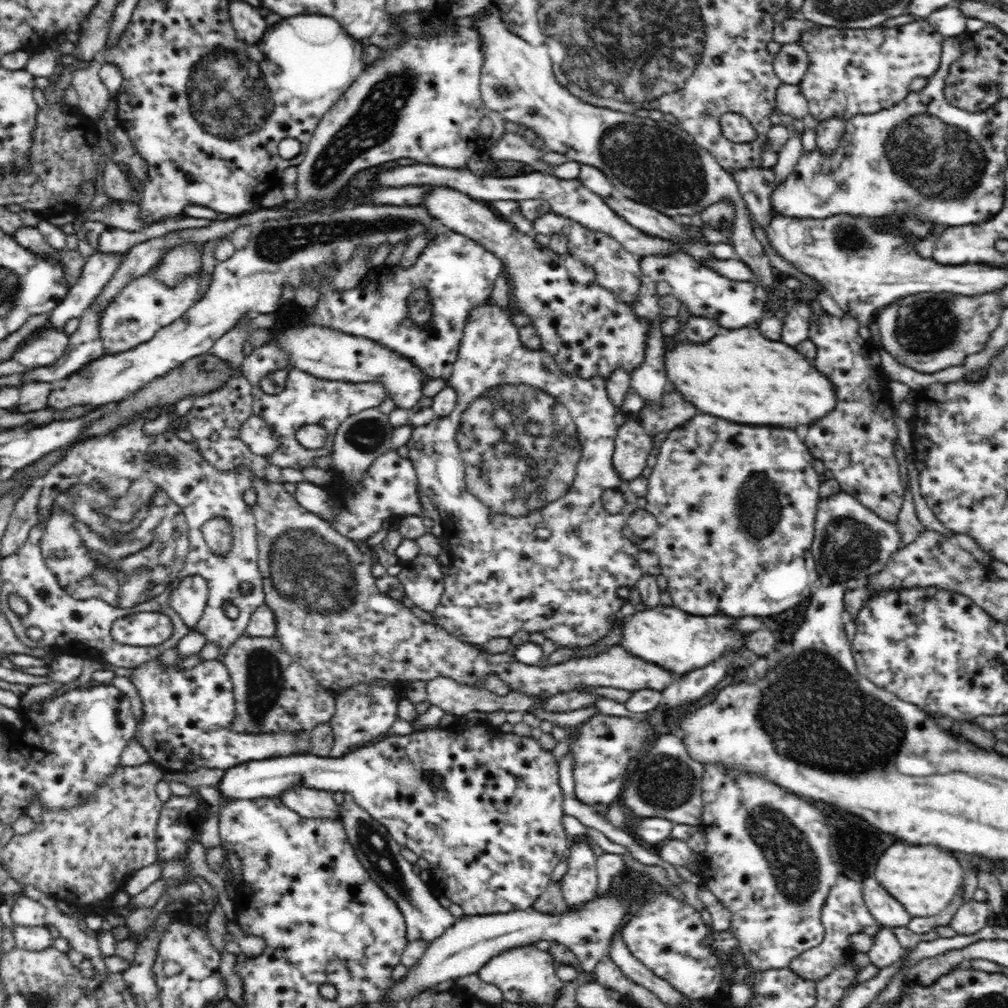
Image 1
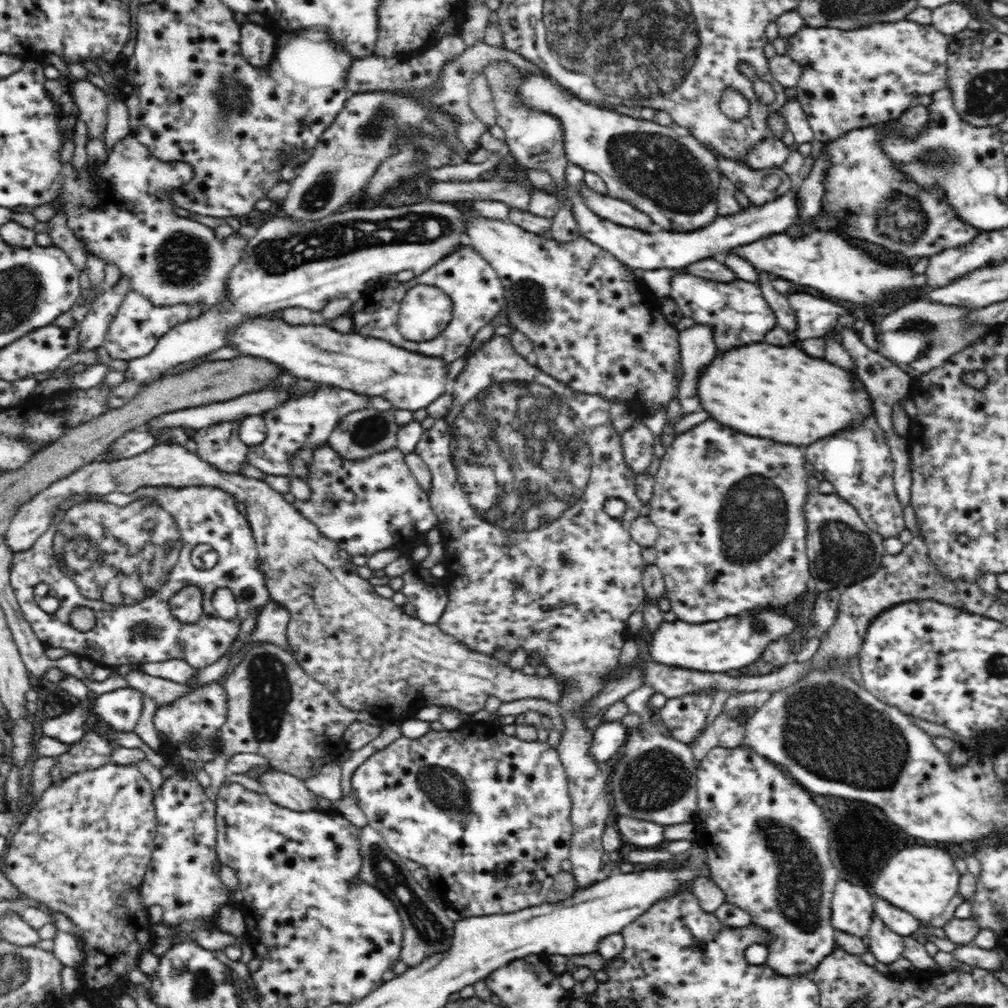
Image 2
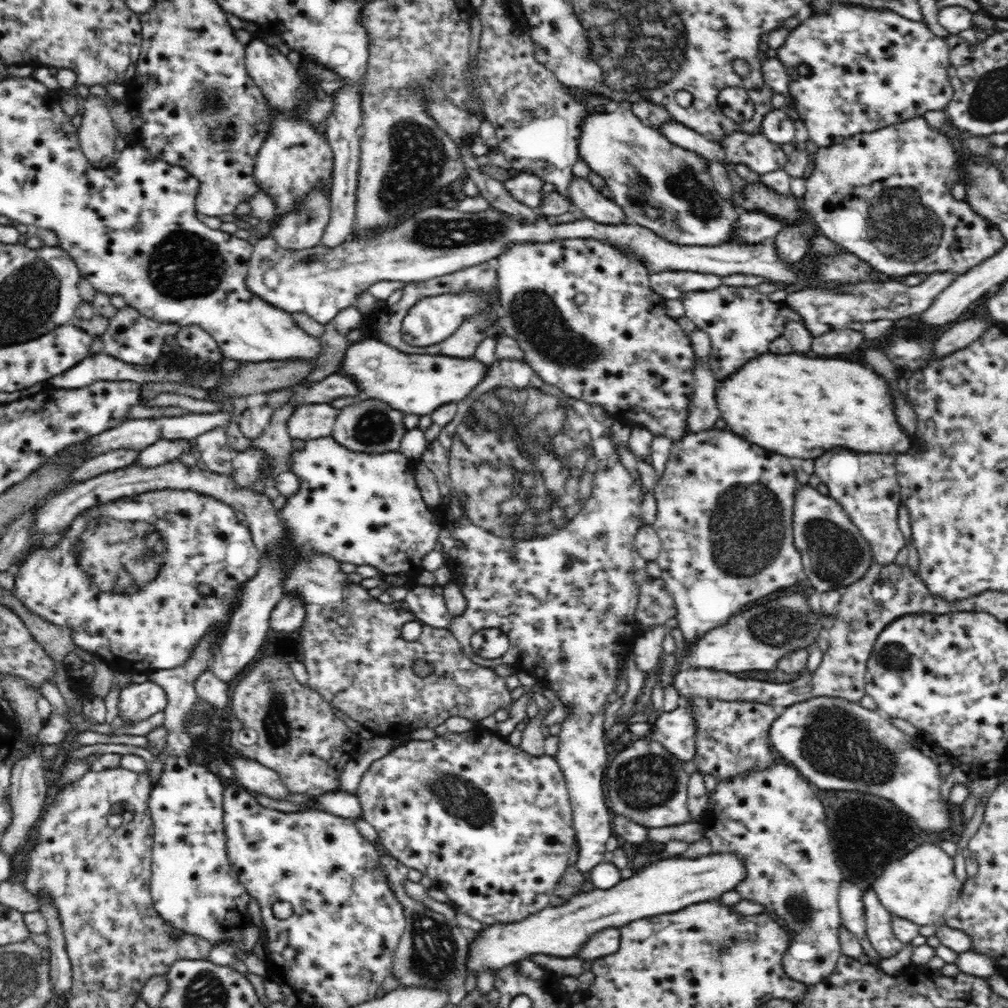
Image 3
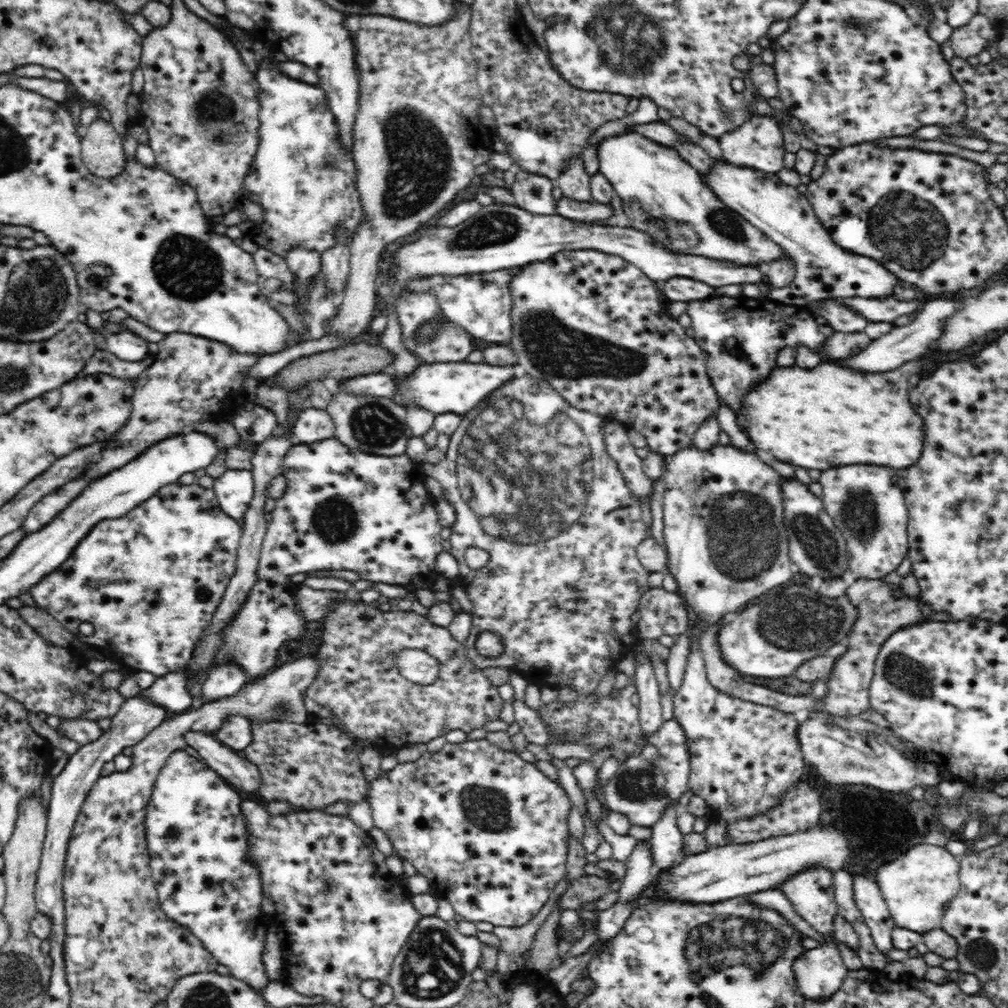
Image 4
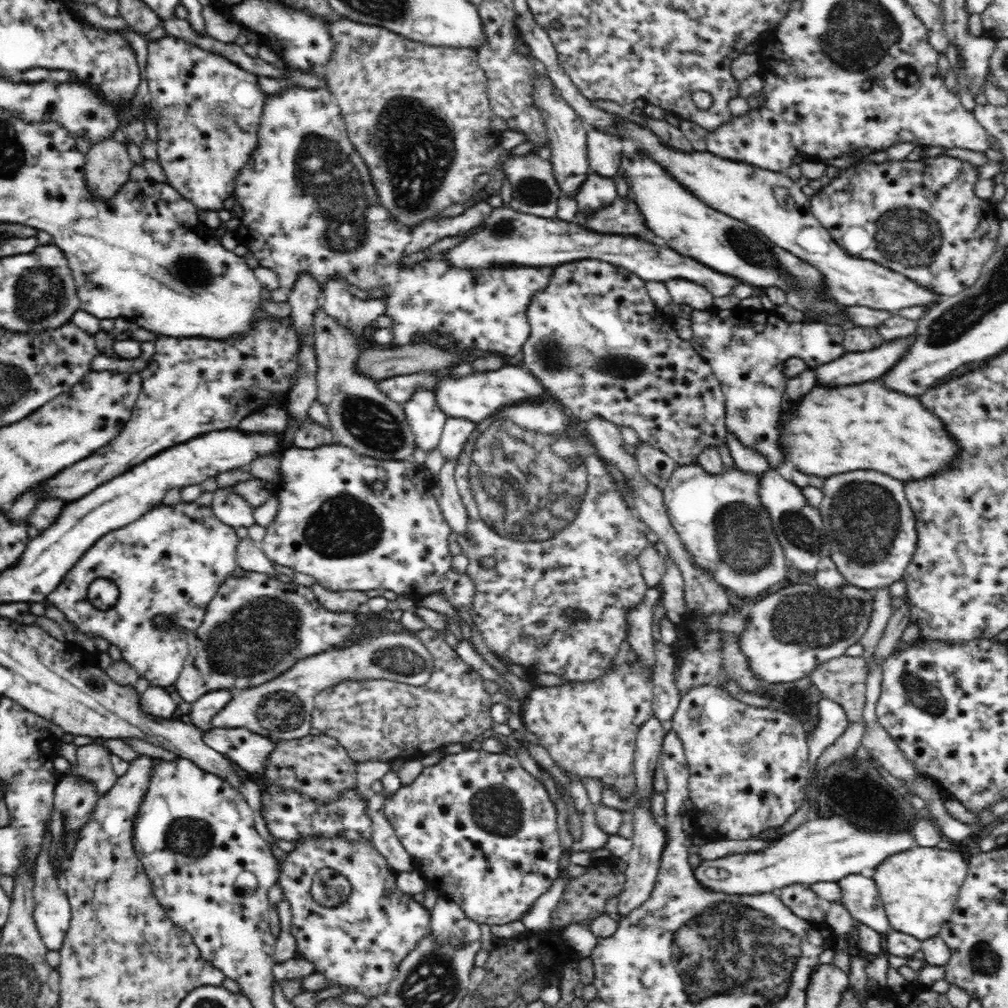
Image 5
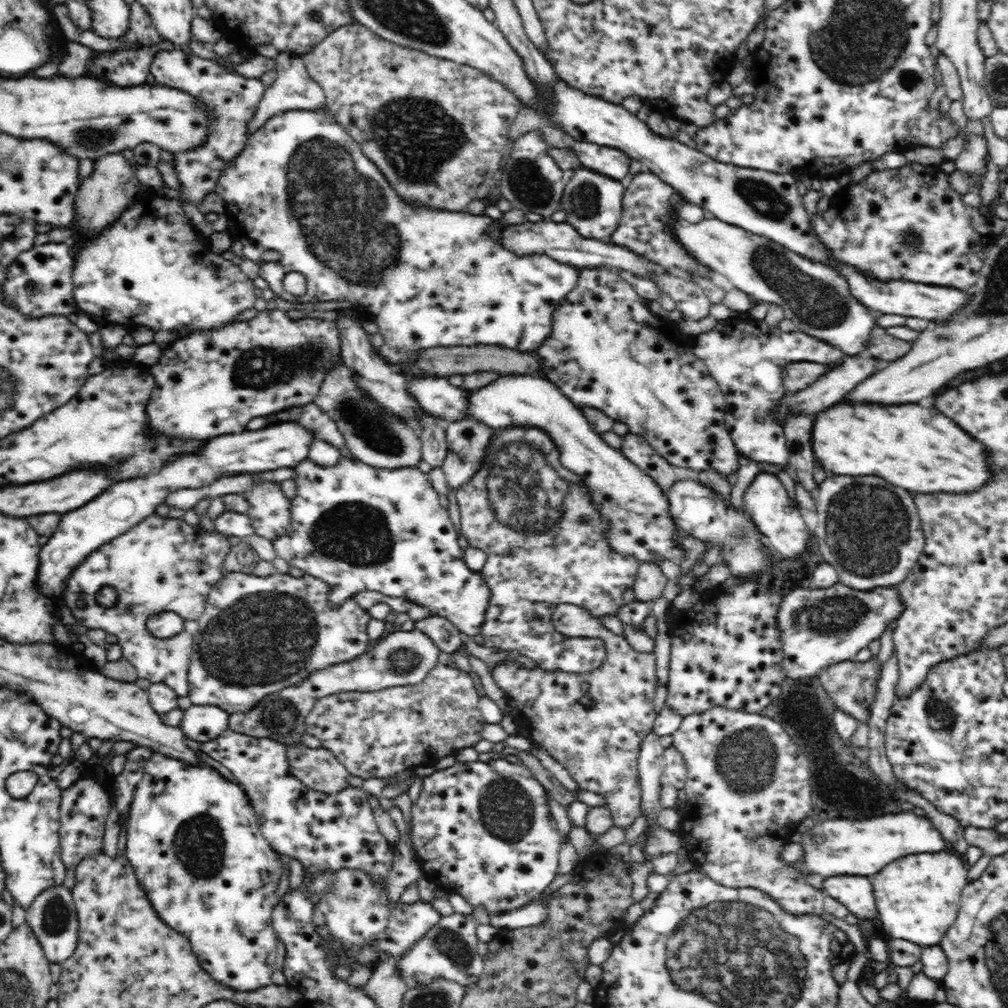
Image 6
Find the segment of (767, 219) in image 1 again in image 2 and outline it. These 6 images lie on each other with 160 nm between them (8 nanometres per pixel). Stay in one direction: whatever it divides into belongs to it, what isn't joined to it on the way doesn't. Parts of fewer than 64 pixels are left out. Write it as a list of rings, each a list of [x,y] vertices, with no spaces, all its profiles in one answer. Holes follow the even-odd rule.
[[[715,155],[718,168],[736,188],[748,197],[751,205],[762,206],[777,200],[795,186],[796,179],[781,168],[753,169],[742,161]]]

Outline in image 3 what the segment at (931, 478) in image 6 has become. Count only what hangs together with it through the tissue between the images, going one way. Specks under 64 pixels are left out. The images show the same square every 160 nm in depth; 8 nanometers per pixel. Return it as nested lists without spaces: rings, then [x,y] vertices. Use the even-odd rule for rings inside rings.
[[[978,317],[954,322],[935,340],[933,358],[944,358],[956,350],[968,347],[988,330],[990,324]],[[764,354],[746,368],[734,372],[730,378],[722,380],[715,391],[720,418],[744,440],[759,447],[778,452],[790,458],[814,460],[832,448],[847,448],[858,454],[904,454],[912,446],[912,437],[906,433],[894,413],[894,402],[888,384],[876,372],[846,360],[822,360],[806,358],[796,354]]]

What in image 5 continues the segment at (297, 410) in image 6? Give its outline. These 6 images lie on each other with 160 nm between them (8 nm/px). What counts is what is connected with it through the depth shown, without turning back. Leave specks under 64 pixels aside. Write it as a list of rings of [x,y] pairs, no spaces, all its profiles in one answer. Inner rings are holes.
[[[270,404],[258,412],[246,416],[244,420],[238,424],[238,429],[248,434],[258,433],[277,433],[281,434],[288,428],[290,419],[288,419],[288,413],[283,406],[276,406]]]

